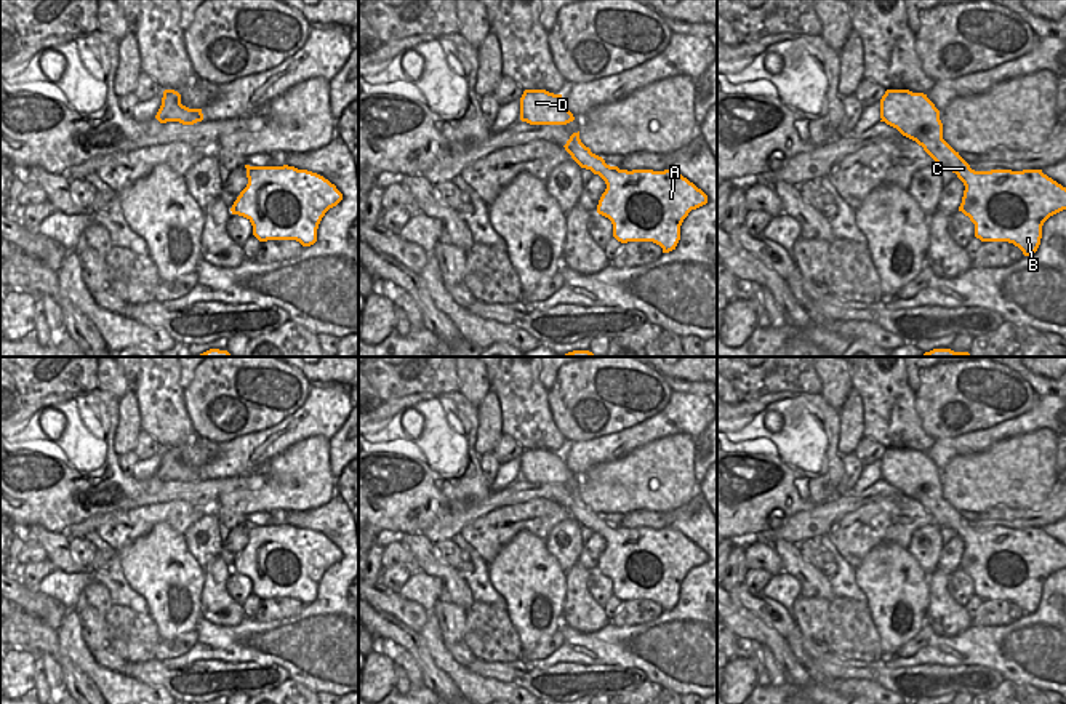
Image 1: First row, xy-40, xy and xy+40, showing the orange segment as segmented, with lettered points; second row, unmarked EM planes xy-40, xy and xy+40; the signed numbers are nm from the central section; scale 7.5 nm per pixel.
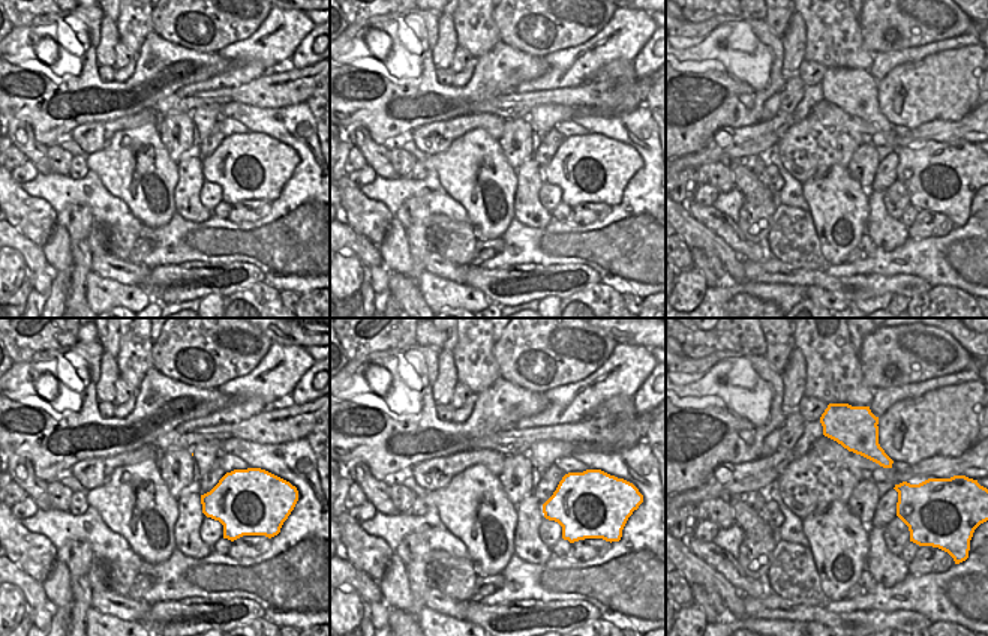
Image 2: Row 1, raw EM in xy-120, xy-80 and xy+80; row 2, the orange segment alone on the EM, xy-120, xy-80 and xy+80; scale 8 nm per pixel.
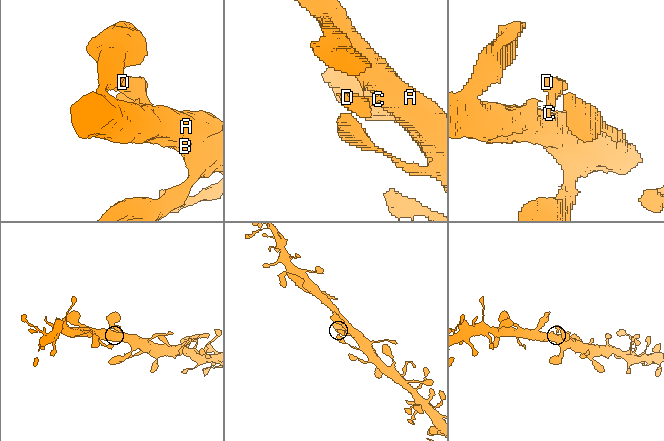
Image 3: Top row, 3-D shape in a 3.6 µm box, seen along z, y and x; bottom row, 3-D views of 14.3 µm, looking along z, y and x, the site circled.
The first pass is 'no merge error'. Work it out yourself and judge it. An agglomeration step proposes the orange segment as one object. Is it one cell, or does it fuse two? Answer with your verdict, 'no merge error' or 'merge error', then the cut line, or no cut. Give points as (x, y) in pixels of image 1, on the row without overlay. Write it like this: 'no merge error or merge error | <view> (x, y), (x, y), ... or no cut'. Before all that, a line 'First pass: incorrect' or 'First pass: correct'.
First pass: correct
no merge error | no cut

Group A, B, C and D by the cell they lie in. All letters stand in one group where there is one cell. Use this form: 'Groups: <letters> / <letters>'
Groups: A B C D

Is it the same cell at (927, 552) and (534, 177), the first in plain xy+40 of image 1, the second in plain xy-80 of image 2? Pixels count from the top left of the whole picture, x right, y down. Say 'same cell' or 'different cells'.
different cells

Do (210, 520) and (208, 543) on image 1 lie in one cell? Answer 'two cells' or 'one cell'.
one cell

